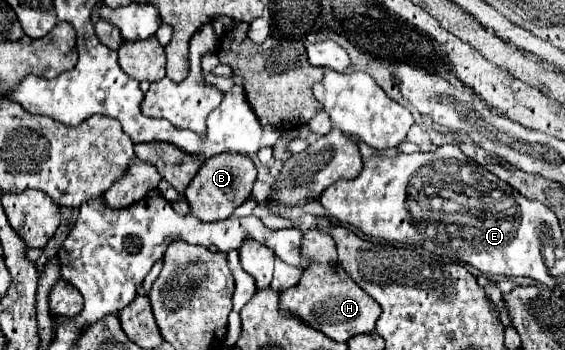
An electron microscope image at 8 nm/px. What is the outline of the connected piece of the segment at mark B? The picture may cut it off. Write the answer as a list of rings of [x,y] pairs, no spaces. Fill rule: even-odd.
[[[219,153],[215,157],[209,157],[201,165],[199,173],[189,183],[189,187],[185,189],[185,199],[189,203],[191,215],[195,215],[199,221],[221,221],[231,217],[235,207],[243,205],[249,199],[255,179],[257,179],[257,169],[253,161],[245,155]]]

